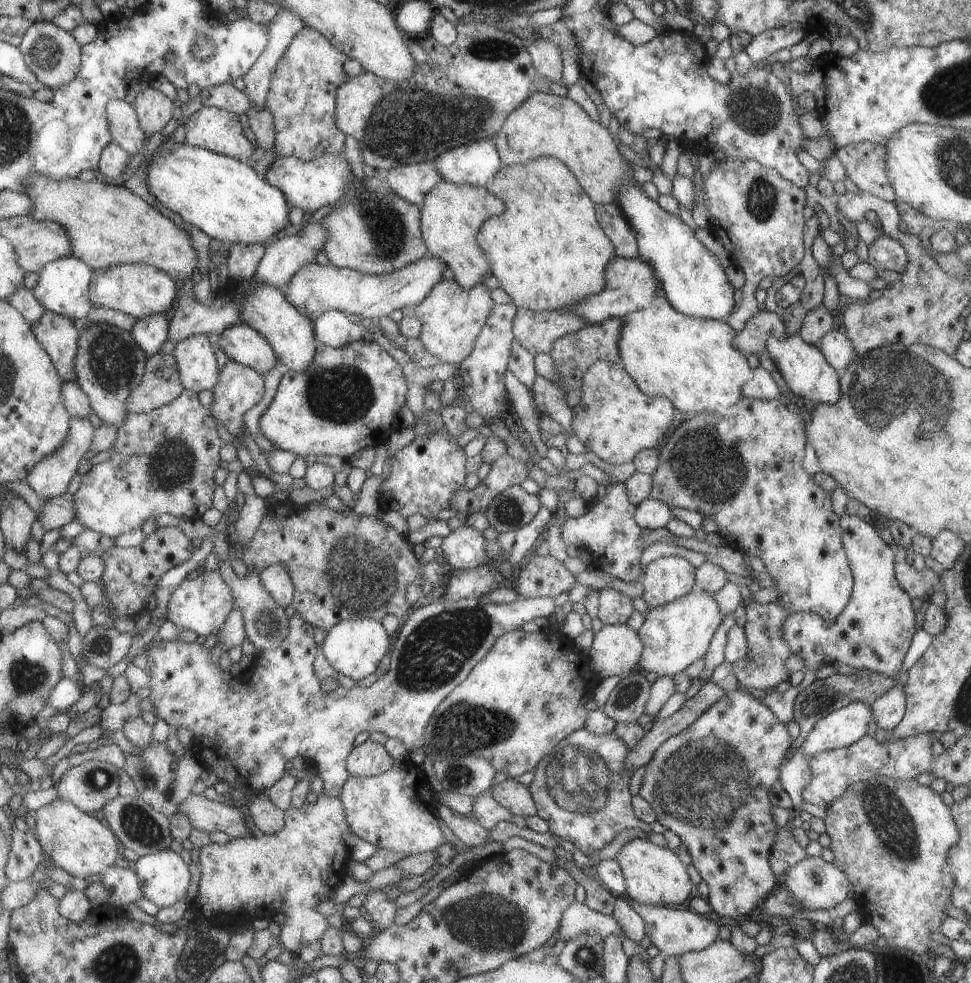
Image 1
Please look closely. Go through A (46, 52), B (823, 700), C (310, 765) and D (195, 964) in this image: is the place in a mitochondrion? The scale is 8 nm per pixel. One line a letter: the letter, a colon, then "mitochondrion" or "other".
A: mitochondrion
B: mitochondrion
C: other
D: mitochondrion

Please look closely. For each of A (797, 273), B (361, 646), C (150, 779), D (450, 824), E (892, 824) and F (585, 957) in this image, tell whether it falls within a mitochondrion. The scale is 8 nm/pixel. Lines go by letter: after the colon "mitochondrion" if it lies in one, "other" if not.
A: other
B: other
C: mitochondrion
D: other
E: mitochondrion
F: mitochondrion

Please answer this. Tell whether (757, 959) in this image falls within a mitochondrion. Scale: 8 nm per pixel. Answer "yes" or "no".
no

